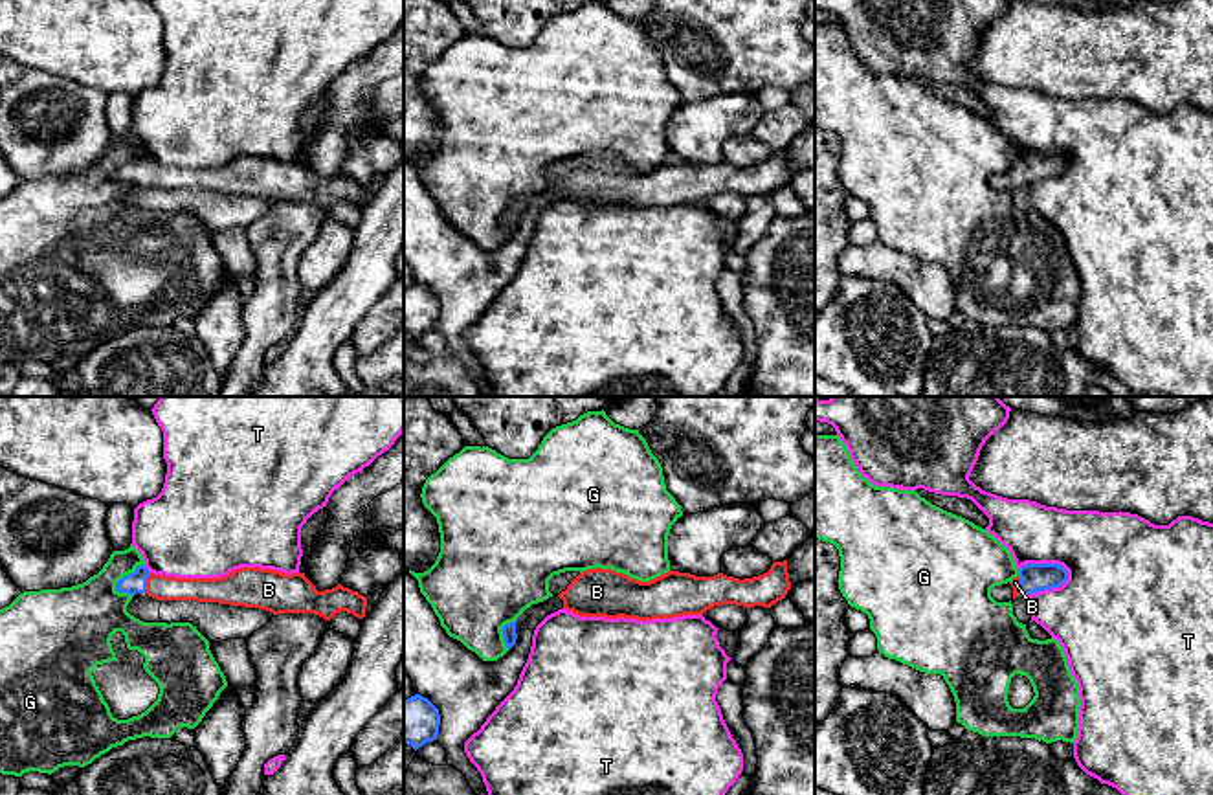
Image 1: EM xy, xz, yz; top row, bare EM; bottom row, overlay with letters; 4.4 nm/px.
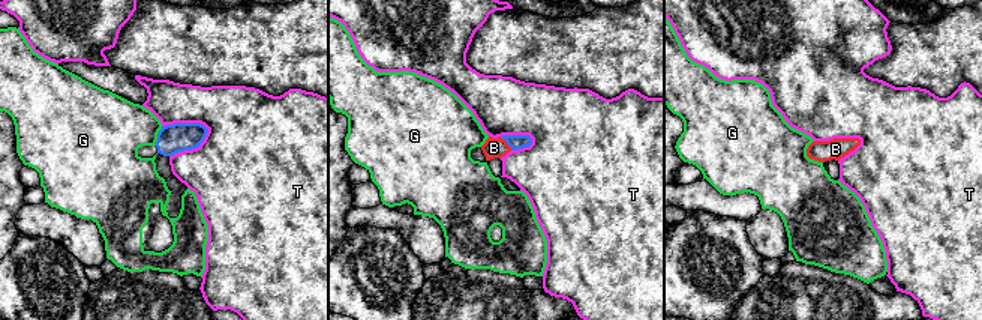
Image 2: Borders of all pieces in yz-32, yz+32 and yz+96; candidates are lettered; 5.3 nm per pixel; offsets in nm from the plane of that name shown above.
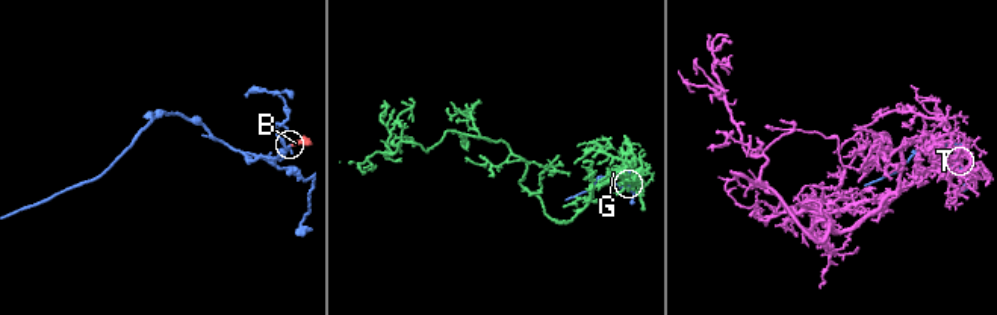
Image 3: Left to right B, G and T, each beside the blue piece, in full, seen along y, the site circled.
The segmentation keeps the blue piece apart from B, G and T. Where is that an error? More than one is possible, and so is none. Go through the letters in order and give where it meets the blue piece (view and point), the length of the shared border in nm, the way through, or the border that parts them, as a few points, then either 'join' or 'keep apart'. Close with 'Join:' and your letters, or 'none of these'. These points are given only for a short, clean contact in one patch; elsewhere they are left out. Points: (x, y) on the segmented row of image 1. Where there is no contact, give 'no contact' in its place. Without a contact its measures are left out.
B: xy (145, 582) | 90 nm | across xy (136, 582), (145, 582), (158, 586) | join
G: xy (127, 575) | 180 nm | keep apart
T: yz (1046, 564) | 220 nm | keep apart
Join: B

